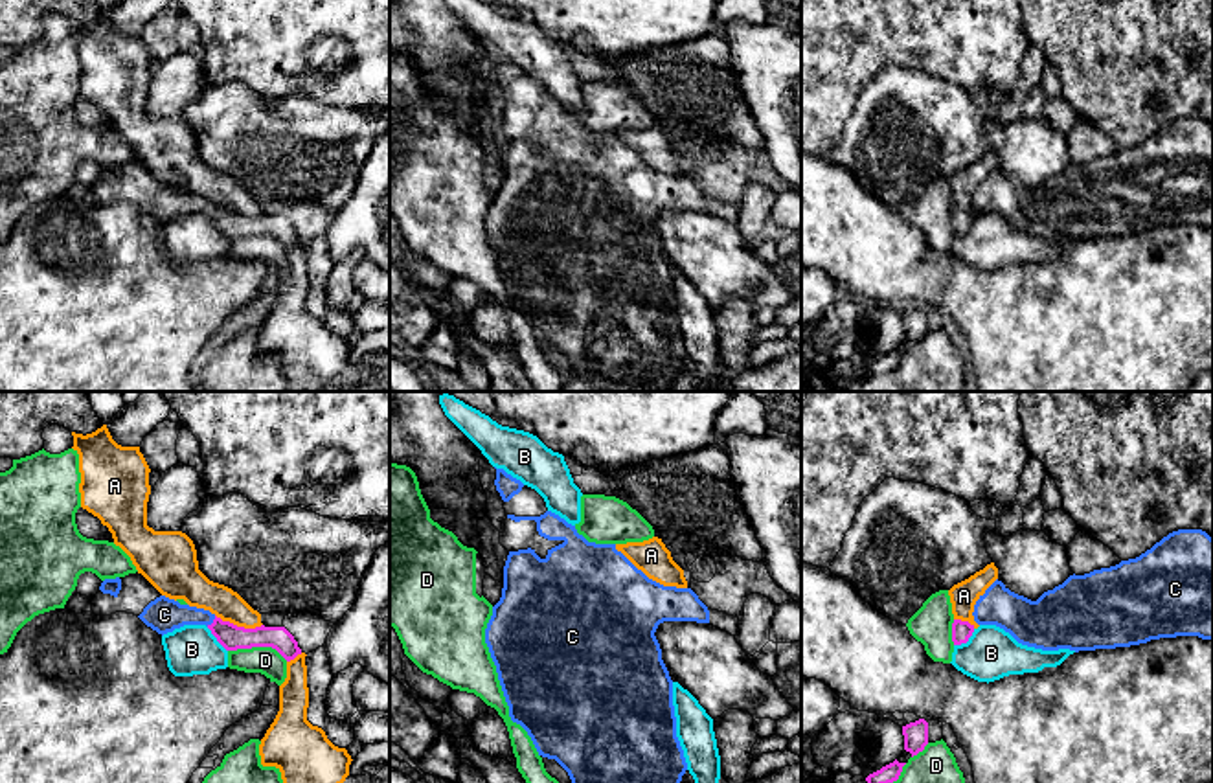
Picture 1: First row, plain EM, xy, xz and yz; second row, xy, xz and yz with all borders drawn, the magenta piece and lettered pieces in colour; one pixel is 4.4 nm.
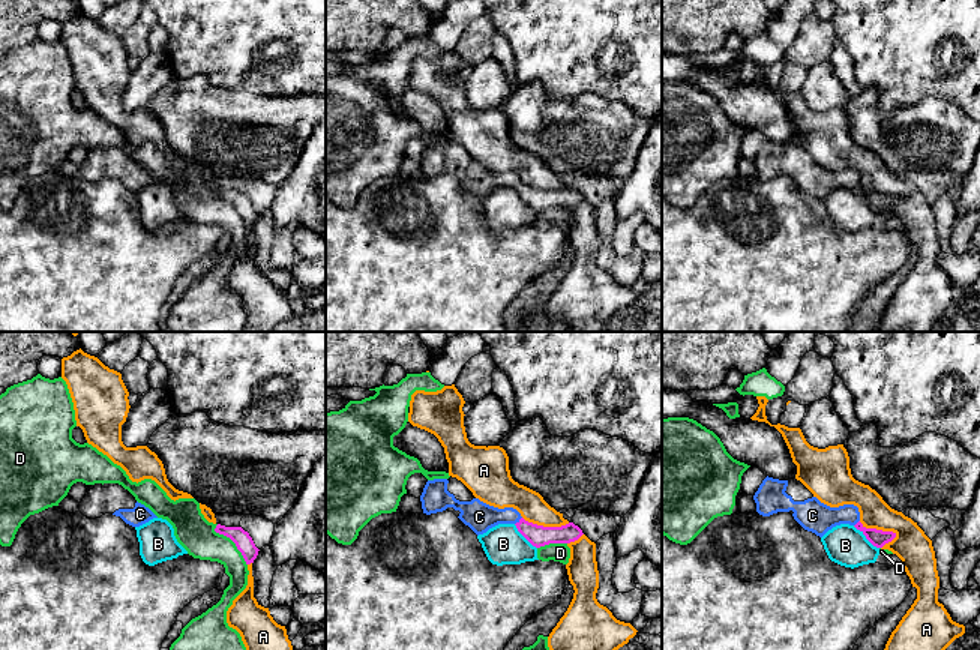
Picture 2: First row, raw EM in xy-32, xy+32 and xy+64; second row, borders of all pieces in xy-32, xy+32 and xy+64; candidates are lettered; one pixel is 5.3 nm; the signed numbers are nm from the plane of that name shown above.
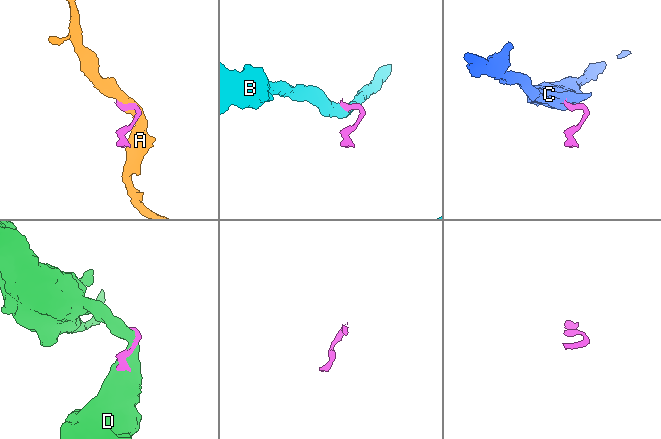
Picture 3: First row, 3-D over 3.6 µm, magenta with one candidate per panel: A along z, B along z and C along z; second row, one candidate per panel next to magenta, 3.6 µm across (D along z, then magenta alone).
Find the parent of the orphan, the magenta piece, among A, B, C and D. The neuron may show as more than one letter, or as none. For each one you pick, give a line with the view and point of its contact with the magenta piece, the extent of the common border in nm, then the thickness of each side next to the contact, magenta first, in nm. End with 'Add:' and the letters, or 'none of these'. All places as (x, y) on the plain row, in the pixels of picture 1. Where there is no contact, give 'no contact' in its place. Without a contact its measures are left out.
C: meets magenta in xy at (214, 210); contact 60 nm long; 110 nm thick on the magenta side, 150 nm on the other
Add: C

